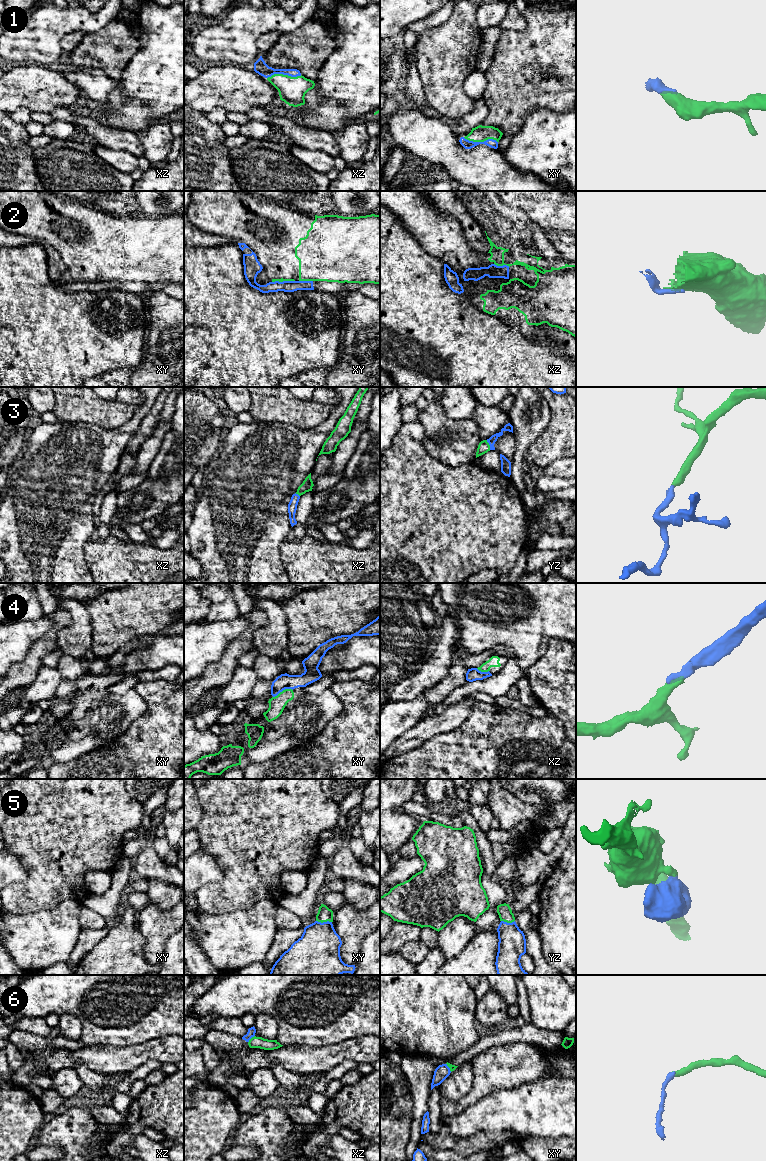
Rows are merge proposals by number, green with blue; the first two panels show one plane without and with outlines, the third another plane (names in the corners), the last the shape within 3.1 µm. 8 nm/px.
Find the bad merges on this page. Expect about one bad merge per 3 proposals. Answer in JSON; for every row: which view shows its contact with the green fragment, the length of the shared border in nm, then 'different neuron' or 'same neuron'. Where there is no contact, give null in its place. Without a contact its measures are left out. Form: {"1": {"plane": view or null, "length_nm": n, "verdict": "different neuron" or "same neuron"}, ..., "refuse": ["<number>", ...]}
{"1": {"plane": "xz", "length_nm": 280, "verdict": "same neuron"}, "2": {"plane": "xz", "length_nm": 130, "verdict": "different neuron"}, "3": {"plane": "yz", "length_nm": 90, "verdict": "same neuron"}, "4": {"plane": "xy", "length_nm": 170, "verdict": "same neuron"}, "5": {"plane": "xy", "length_nm": 130, "verdict": "same neuron"}, "6": {"plane": "xz", "length_nm": 80, "verdict": "same neuron"}, "refuse": ["2"]}

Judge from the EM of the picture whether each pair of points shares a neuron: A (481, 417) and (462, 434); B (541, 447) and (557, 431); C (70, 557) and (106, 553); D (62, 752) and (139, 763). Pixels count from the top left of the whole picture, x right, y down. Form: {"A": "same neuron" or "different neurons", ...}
{"A": "different neurons", "B": "same neuron", "C": "different neurons", "D": "different neurons"}

